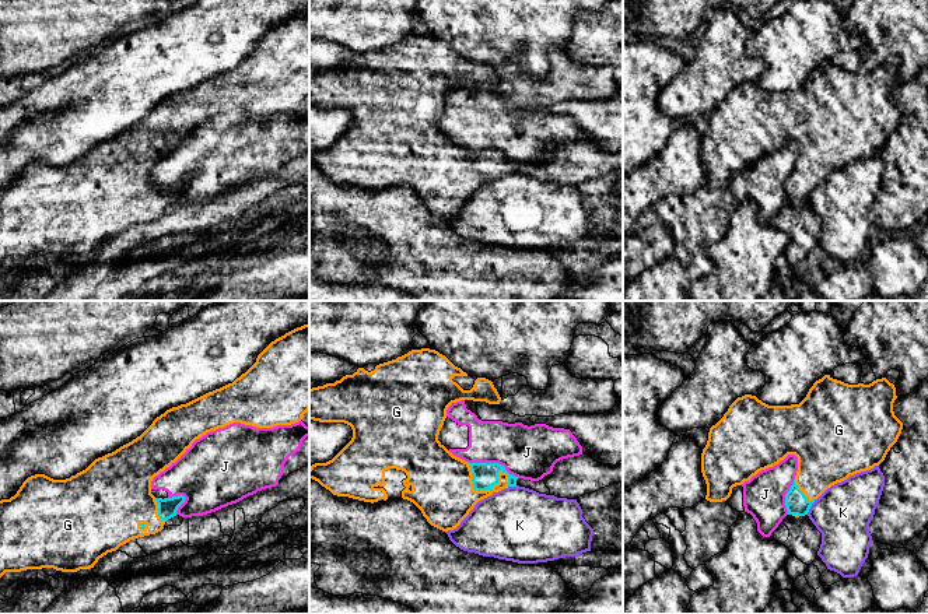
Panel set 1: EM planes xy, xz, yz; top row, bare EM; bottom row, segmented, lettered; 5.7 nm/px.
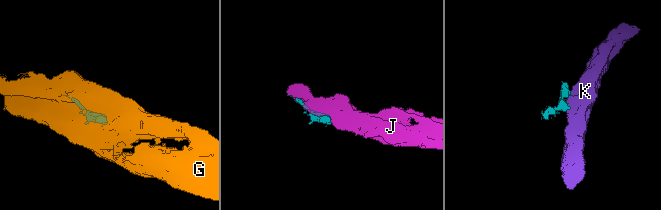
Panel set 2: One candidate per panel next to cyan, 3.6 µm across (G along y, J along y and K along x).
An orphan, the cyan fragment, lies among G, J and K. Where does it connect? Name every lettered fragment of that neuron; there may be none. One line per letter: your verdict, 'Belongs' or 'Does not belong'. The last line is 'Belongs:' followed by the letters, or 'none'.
G: Belongs
J: Does not belong
K: Does not belong
Belongs: G

